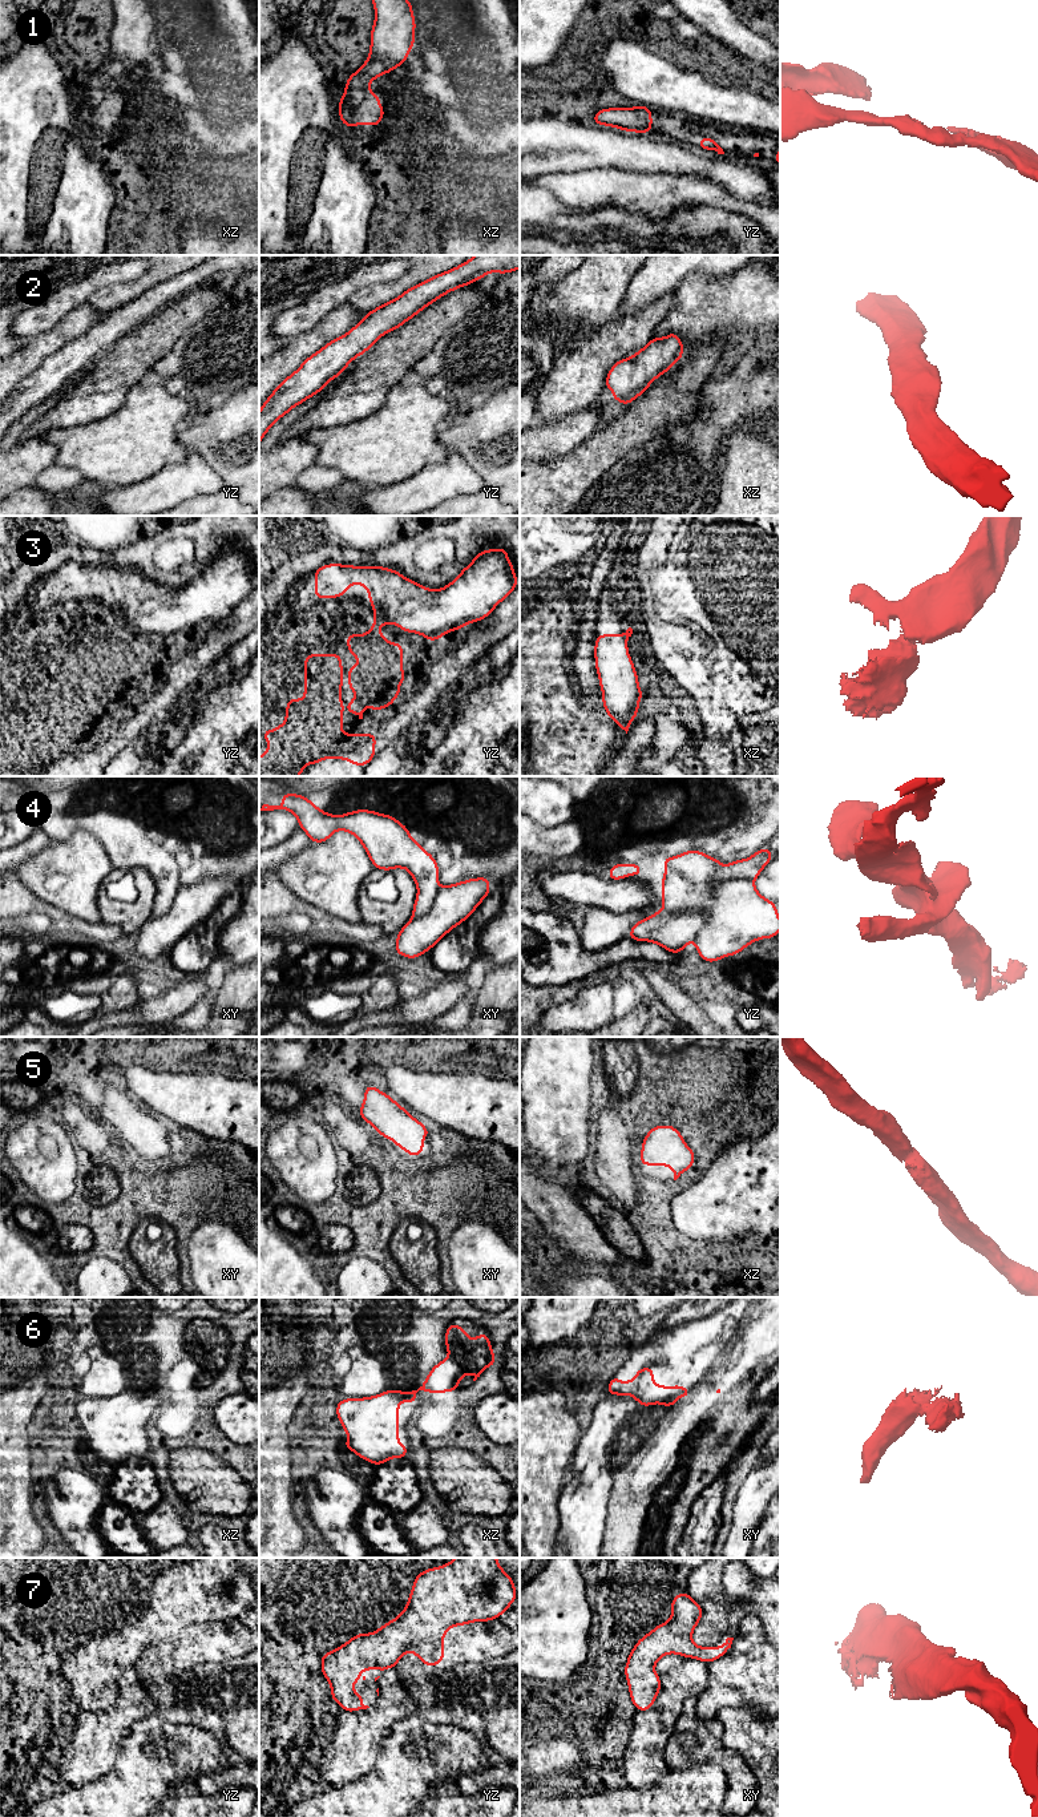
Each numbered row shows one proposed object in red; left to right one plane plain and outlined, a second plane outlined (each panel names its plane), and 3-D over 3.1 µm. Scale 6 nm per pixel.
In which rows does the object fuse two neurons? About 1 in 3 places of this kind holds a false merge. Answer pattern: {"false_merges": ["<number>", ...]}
{"false_merges": ["4", "6"]}

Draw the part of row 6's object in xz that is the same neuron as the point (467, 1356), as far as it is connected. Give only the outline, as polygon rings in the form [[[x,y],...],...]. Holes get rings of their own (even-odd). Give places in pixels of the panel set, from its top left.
[[[453,1323],[447,1328],[445,1345],[449,1356],[431,1369],[423,1385],[409,1392],[411,1396],[416,1397],[419,1390],[456,1392],[465,1374],[473,1373],[476,1381],[485,1368],[494,1365],[496,1356],[486,1333],[478,1332],[478,1337],[470,1340],[468,1335],[461,1325]]]

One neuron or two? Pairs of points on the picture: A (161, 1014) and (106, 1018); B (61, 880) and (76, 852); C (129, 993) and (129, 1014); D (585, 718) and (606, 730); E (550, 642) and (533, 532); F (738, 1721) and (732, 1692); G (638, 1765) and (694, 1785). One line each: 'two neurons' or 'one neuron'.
A: one neuron
B: one neuron
C: two neurons
D: one neuron
E: two neurons
F: two neurons
G: two neurons

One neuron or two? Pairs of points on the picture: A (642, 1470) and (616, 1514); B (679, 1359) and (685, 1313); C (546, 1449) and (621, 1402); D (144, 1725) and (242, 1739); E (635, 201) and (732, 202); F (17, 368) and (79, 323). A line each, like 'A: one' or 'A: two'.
A: one
B: two
C: two
D: one
E: one
F: one

